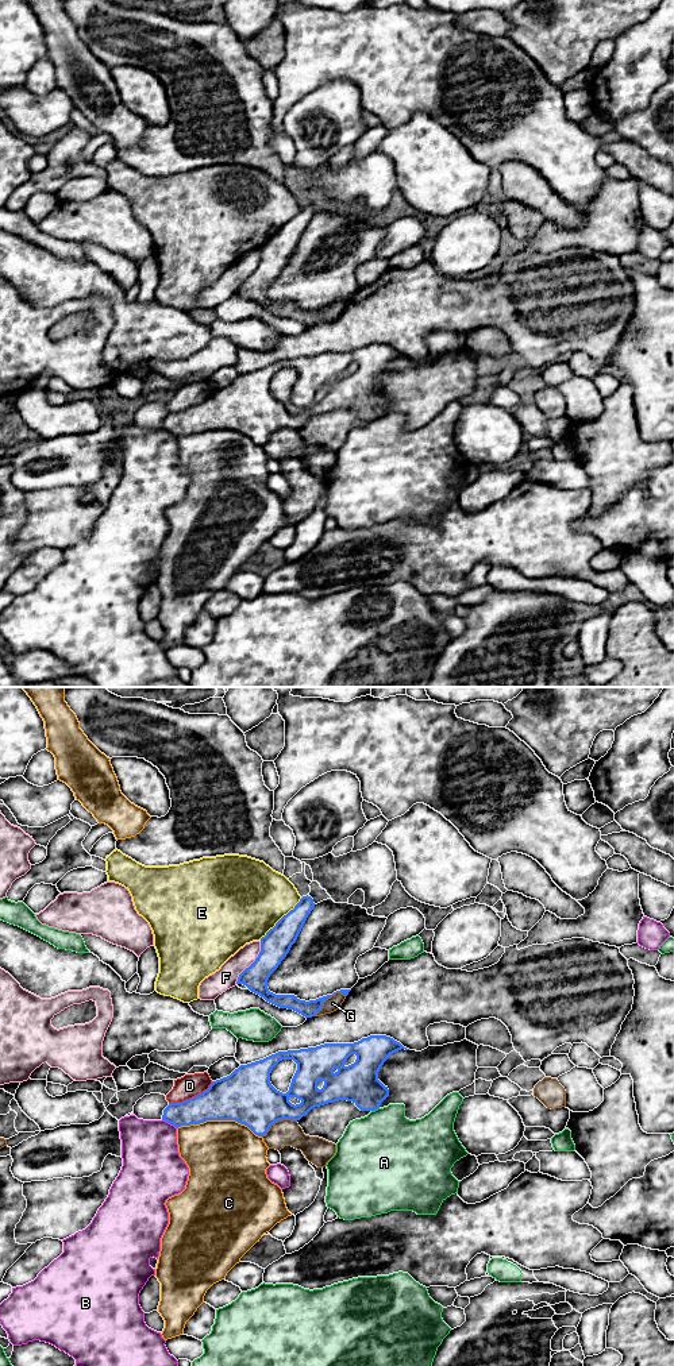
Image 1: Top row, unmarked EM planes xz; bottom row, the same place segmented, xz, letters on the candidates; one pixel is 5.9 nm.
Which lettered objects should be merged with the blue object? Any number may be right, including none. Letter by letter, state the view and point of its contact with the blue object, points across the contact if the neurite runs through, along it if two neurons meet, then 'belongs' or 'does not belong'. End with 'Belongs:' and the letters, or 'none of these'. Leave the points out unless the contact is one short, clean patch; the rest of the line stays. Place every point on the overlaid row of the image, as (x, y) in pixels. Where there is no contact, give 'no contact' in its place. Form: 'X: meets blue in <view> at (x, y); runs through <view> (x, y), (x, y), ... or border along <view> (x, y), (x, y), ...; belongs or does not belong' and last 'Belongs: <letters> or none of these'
A: meets blue in xz at (374, 1110); does not belong
B: meets blue in xz at (170, 1123); does not belong
C: meets blue in xz at (219, 1119); does not belong
D: meets blue in xz at (192, 1098); does not belong
E: meets blue in xz at (281, 918); does not belong
F: meets blue in xz at (253, 963); does not belong
G: meets blue in xz at (328, 996); does not belong
Belongs: none of these

